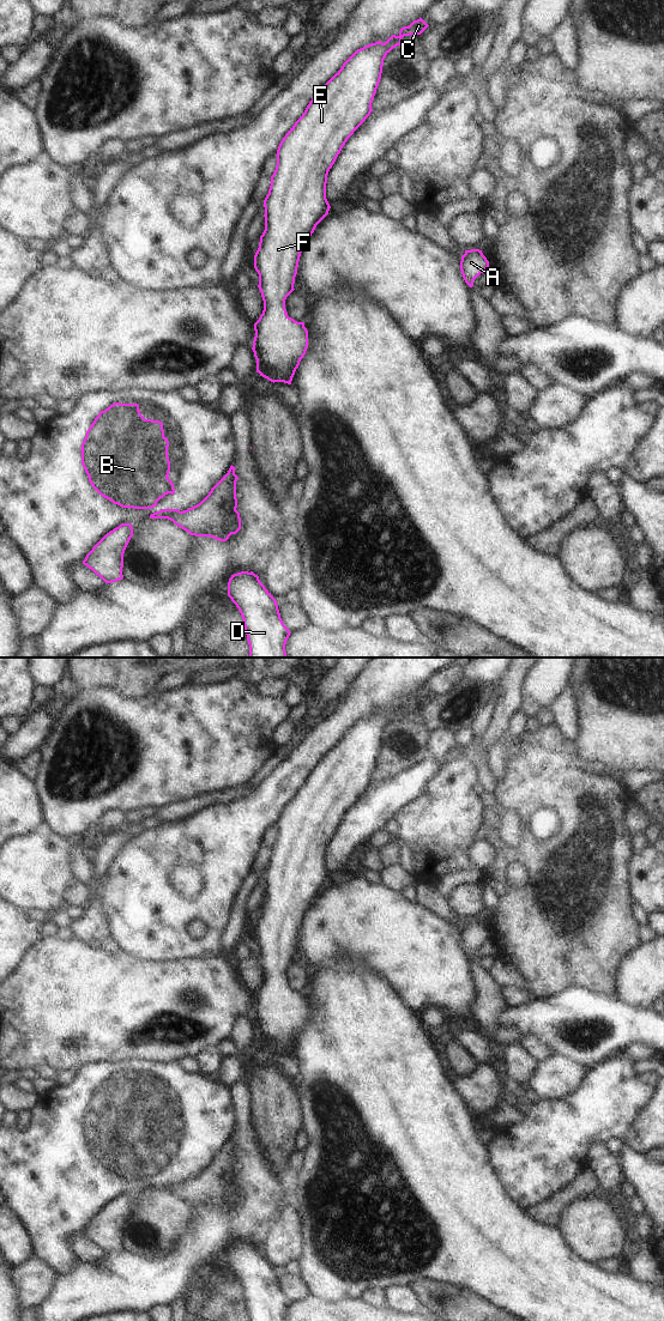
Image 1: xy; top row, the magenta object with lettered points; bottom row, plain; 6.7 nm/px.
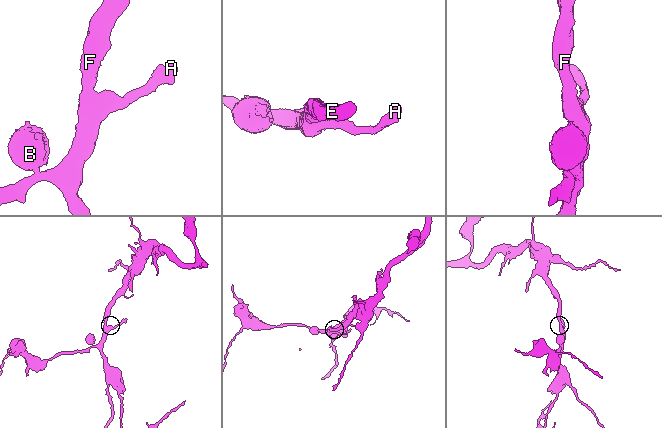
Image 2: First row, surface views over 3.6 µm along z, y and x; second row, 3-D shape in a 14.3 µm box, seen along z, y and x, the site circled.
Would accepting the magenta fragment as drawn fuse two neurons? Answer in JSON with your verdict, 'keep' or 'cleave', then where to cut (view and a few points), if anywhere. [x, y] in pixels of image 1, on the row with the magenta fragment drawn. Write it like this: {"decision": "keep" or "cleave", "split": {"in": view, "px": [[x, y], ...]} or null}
{"decision": "cleave", "split": {"in": "xy", "px": [[180, 511], [162, 517]]}}

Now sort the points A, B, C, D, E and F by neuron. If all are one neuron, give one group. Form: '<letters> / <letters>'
A C D E F / B

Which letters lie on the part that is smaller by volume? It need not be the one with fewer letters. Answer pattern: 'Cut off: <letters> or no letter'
Cut off: B

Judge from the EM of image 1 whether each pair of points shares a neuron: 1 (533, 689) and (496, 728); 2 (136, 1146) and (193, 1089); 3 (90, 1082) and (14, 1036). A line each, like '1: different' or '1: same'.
1: different
2: same
3: different

